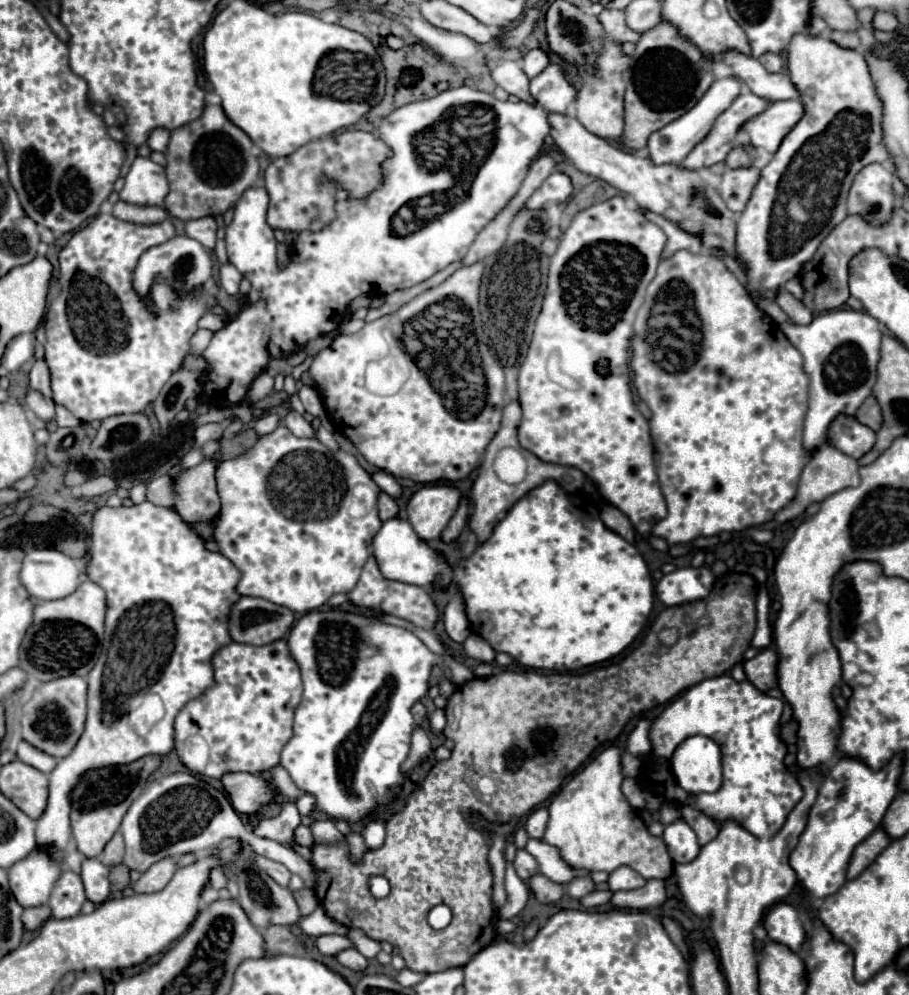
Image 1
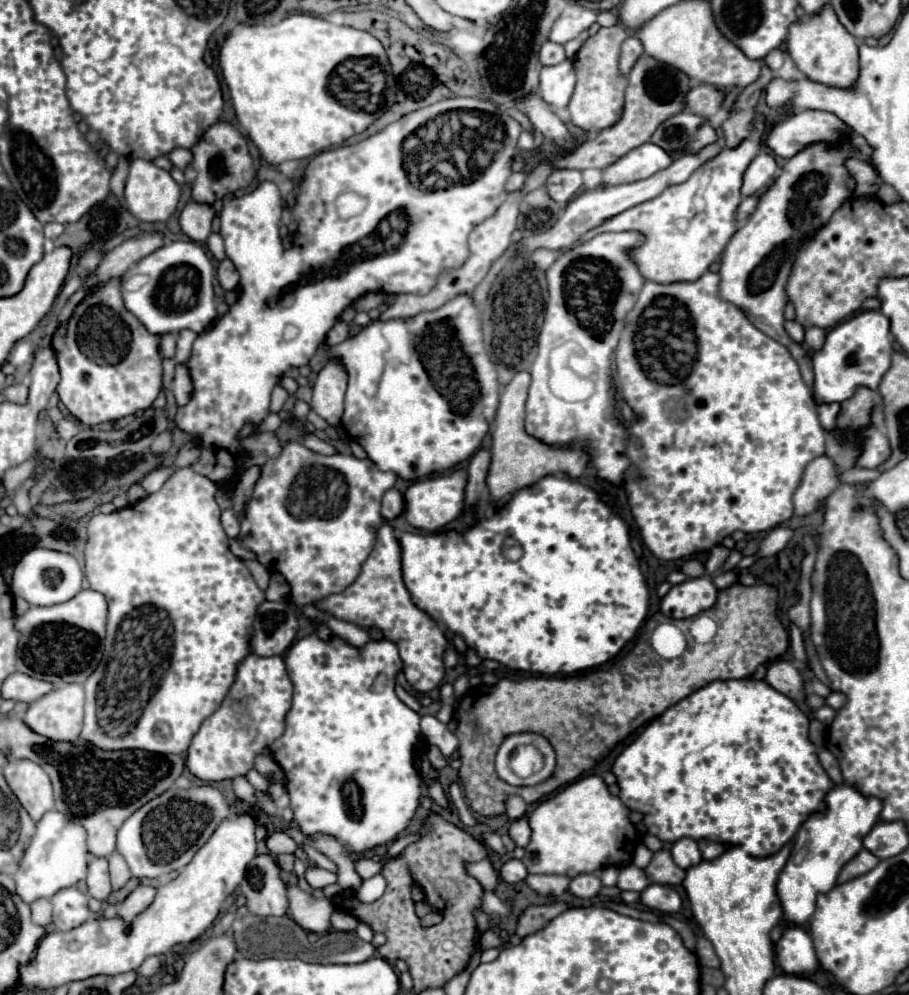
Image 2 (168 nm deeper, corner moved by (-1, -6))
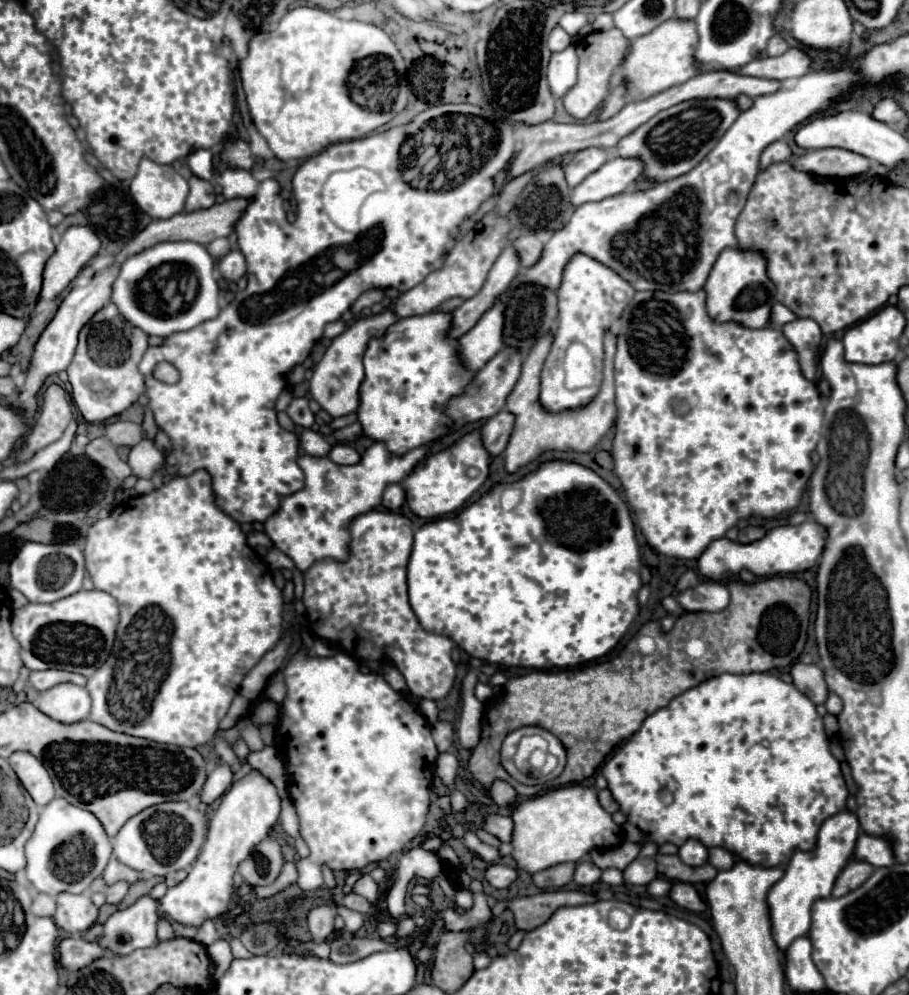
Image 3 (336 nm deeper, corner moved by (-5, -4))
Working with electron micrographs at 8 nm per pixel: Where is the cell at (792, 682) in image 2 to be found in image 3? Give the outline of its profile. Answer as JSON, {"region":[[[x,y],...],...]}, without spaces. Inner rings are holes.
{"region":[[[796,663],[792,667],[792,679],[794,679],[794,685],[806,697],[810,697],[816,705],[822,705],[828,699],[828,687],[824,681],[824,671],[818,665]]]}

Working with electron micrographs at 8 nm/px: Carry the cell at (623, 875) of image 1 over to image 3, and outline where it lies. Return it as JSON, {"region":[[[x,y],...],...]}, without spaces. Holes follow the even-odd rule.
{"region":[[[650,841],[644,843],[640,855],[624,869],[624,881],[628,885],[648,885],[654,877],[658,877],[656,859],[654,859],[656,853],[658,853],[658,845]]]}

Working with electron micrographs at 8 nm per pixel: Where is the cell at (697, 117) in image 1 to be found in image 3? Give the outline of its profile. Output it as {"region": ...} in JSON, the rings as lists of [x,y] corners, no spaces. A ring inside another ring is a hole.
{"region":[[[616,157],[572,189],[572,205],[578,207],[588,201],[602,201],[614,193],[622,193],[640,177],[640,173],[642,163],[638,159]]]}

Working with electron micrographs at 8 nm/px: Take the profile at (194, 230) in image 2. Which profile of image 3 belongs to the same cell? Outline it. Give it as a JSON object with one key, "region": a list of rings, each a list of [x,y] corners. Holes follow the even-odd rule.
{"region":[[[192,175],[188,179],[188,185],[190,185],[190,193],[188,193],[188,199],[186,199],[186,211],[188,213],[198,211],[198,209],[208,209],[210,205],[214,205],[216,195],[214,195],[210,181],[204,181],[204,179]]]}

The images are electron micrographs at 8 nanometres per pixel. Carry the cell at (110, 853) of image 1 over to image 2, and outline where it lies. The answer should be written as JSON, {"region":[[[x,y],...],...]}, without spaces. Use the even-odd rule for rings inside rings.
{"region":[[[112,853],[108,857],[108,867],[110,867],[110,879],[112,879],[112,889],[116,891],[130,879],[130,869],[120,853]]]}

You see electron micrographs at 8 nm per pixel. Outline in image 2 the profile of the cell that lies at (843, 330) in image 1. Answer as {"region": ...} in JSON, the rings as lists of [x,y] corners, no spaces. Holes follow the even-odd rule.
{"region":[[[862,311],[848,321],[838,323],[828,329],[824,345],[810,355],[814,369],[812,399],[814,403],[844,403],[852,399],[858,387],[878,389],[880,379],[890,367],[892,341],[890,341],[890,323],[880,311]]]}

